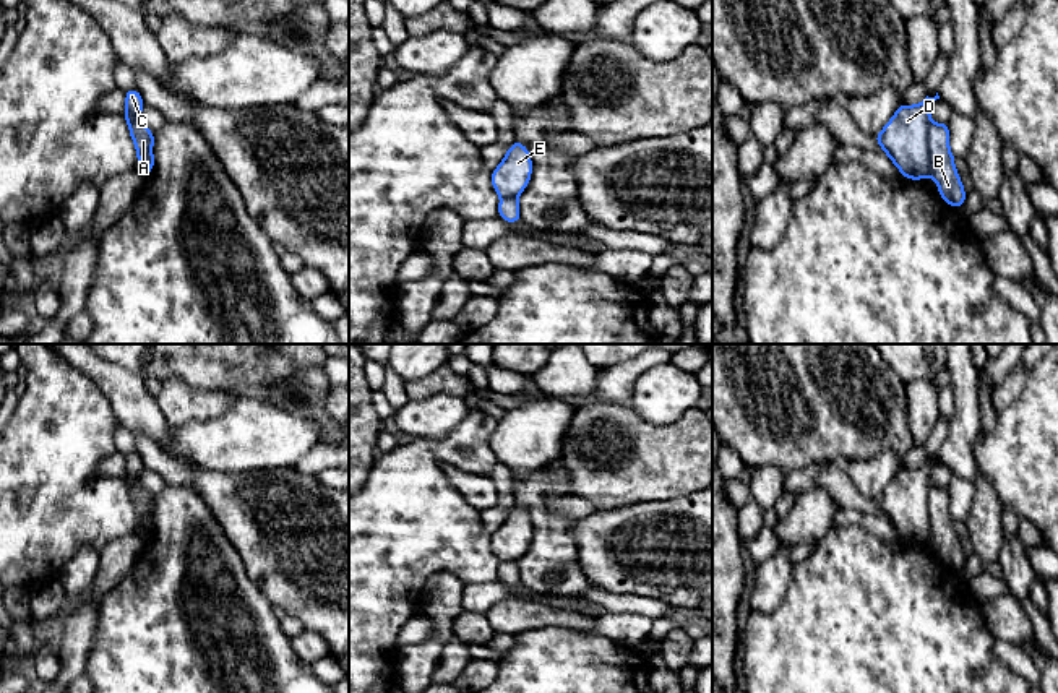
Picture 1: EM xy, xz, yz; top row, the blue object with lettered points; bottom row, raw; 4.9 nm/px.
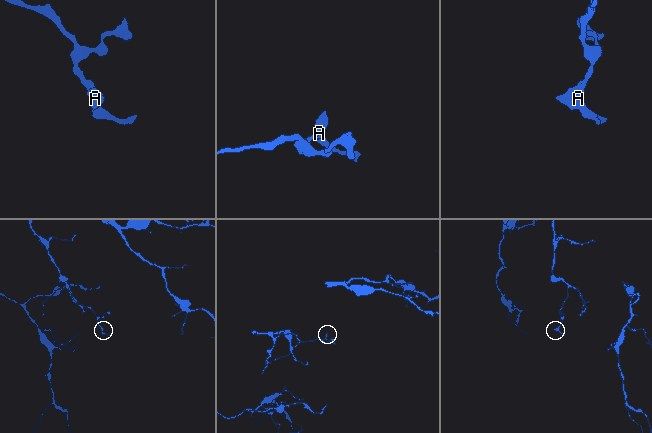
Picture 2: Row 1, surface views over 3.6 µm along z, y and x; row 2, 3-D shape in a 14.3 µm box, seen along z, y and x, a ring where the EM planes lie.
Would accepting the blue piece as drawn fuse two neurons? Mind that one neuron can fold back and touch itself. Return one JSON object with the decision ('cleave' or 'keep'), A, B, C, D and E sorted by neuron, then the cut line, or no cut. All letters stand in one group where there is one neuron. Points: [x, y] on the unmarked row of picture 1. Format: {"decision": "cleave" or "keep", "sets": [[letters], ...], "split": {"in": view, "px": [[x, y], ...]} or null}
{"decision": "cleave", "sets": [["A", "B"], ["C", "D", "E"]], "split": {"in": "yz", "px": [[930, 487], [928, 536]]}}

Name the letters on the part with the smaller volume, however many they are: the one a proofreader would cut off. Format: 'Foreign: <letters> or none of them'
Foreign: C, D, E

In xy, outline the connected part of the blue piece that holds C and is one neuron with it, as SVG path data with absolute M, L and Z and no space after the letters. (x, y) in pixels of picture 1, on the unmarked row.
M138 453L125 454L127 476L130 477L131 485L141 487L141 472L144 464Z

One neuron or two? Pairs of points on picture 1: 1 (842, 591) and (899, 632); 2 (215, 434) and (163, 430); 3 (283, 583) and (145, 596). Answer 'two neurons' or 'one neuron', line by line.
1: one neuron
2: two neurons
3: two neurons

